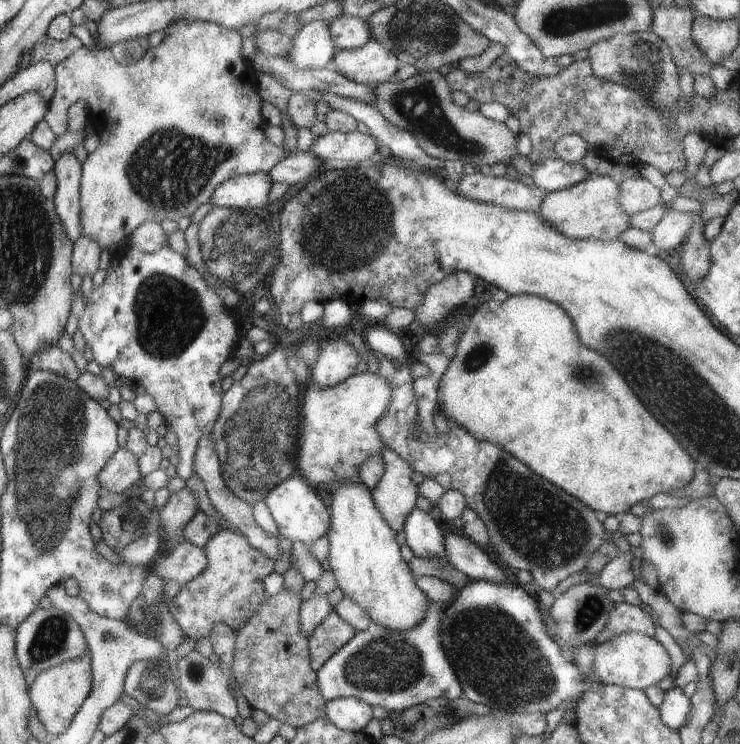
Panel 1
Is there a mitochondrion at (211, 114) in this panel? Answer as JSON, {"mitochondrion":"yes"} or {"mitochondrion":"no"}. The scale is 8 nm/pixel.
{"mitochondrion":"yes"}

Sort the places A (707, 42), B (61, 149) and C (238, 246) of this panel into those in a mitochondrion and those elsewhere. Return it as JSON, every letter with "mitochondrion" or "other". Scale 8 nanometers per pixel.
{"A":"other","B":"other","C":"mitochondrion"}

